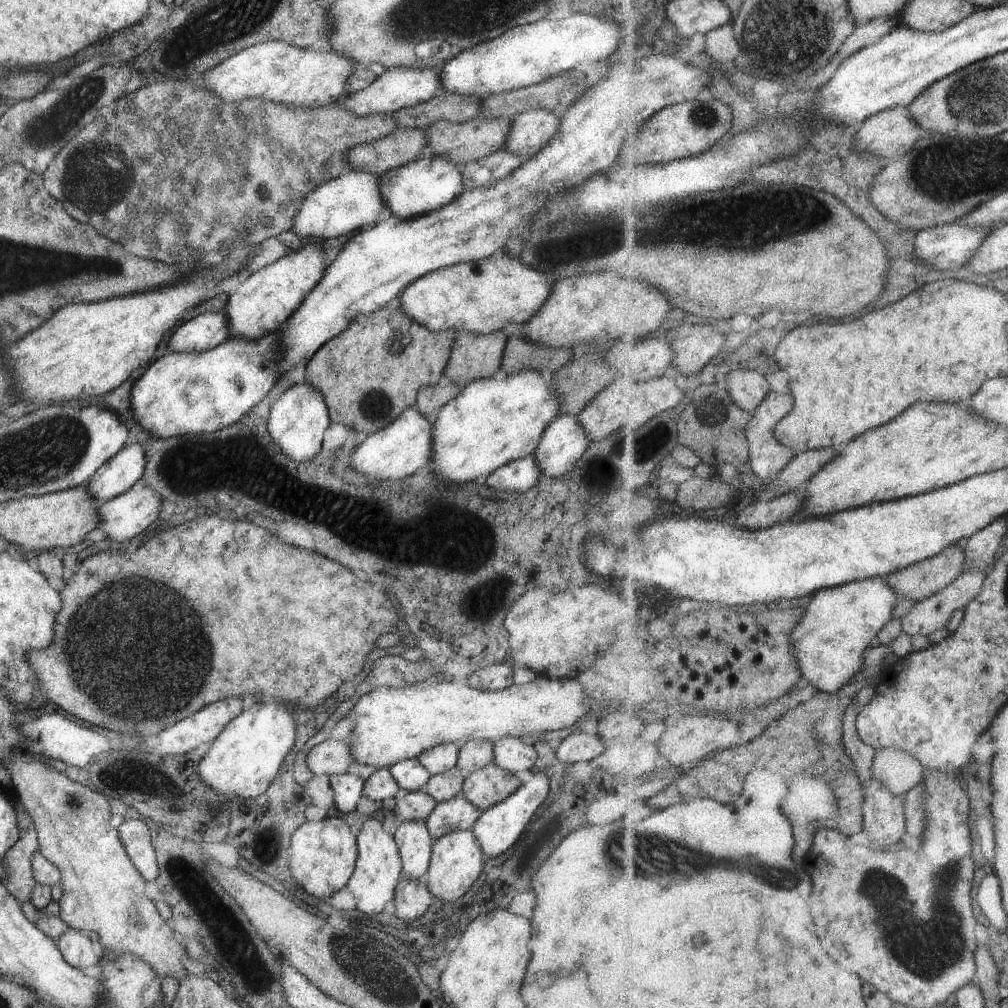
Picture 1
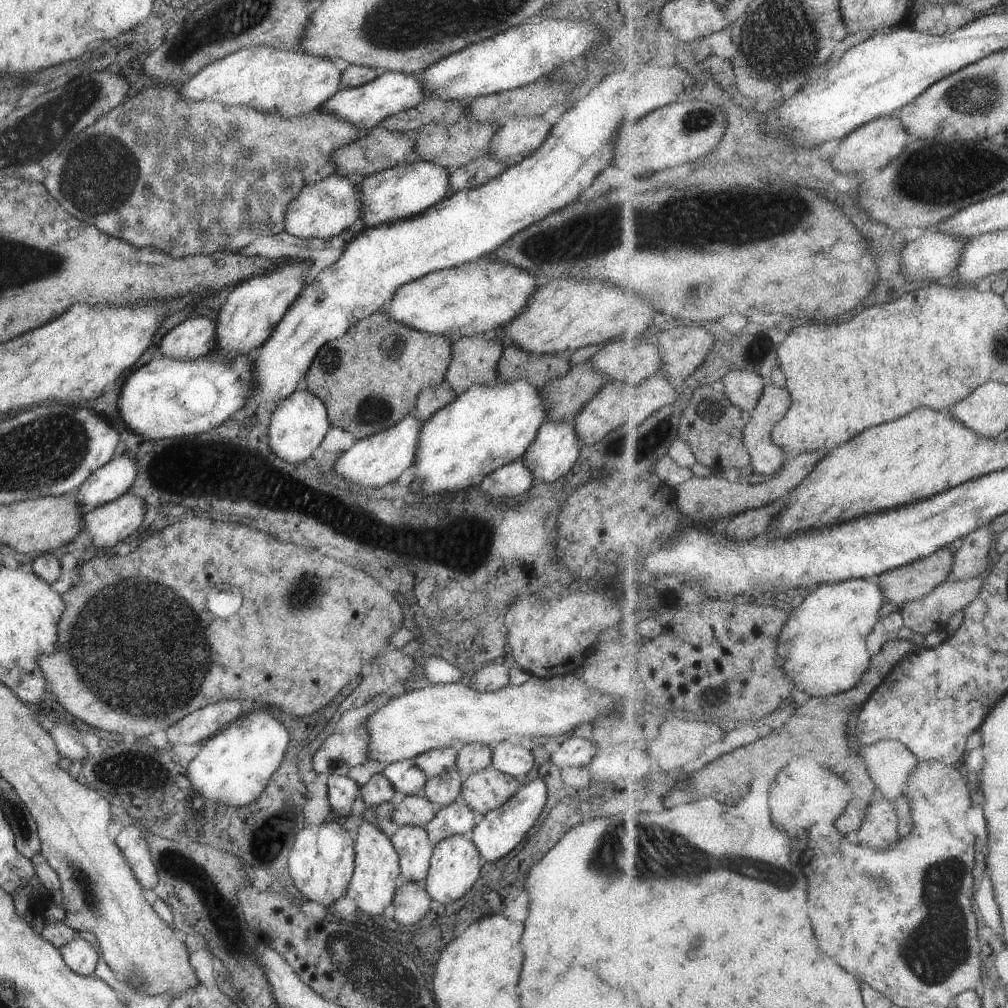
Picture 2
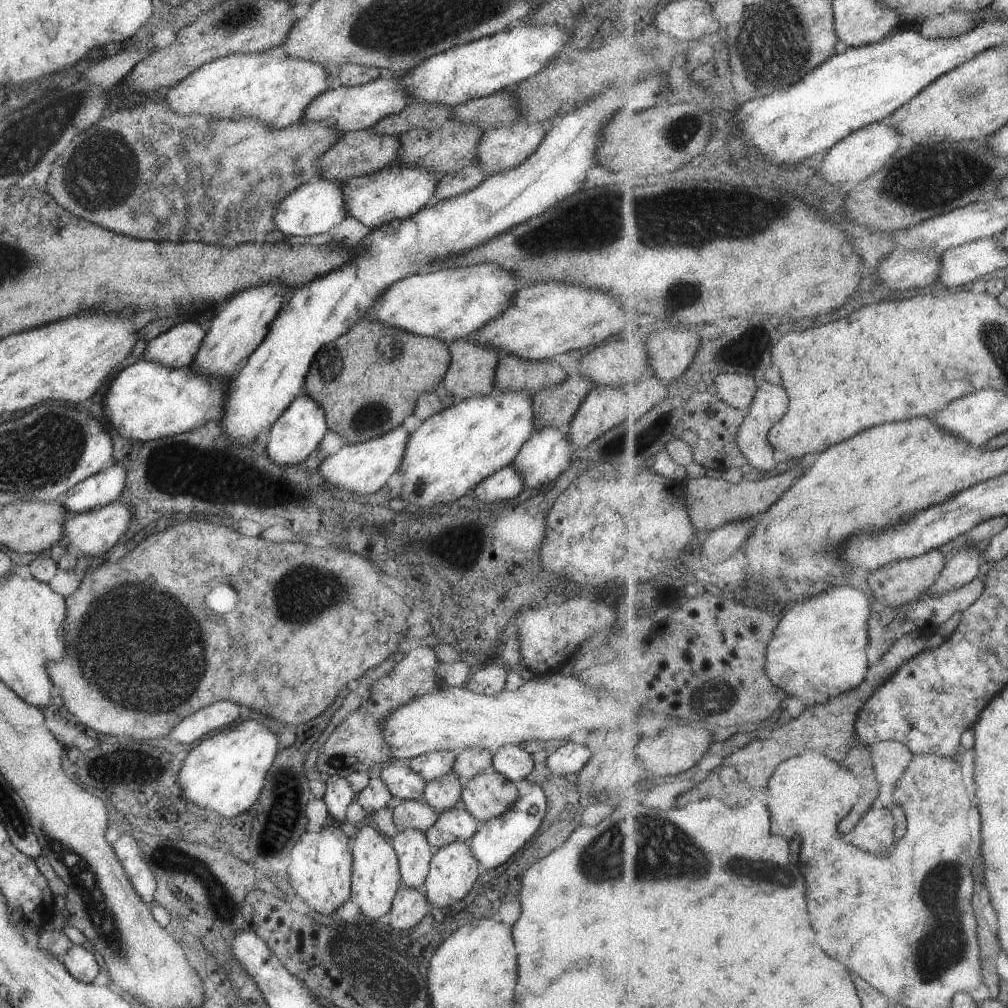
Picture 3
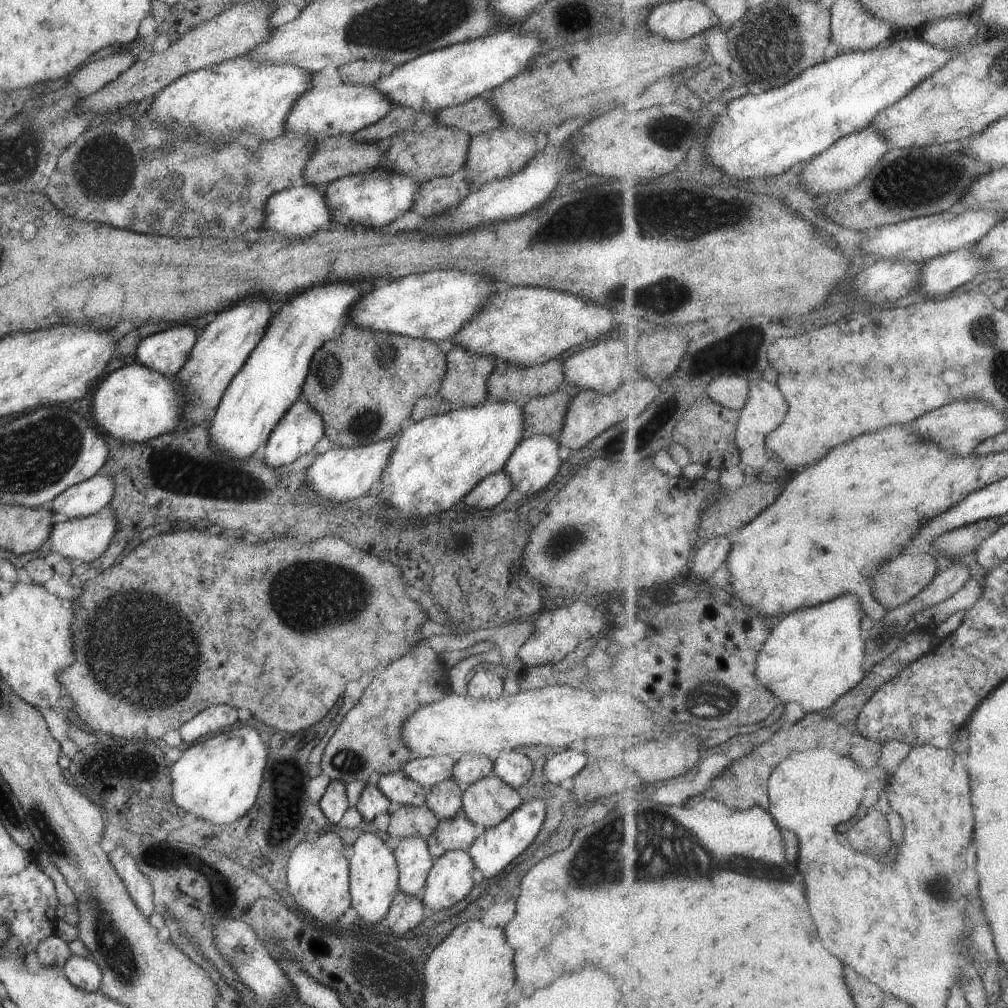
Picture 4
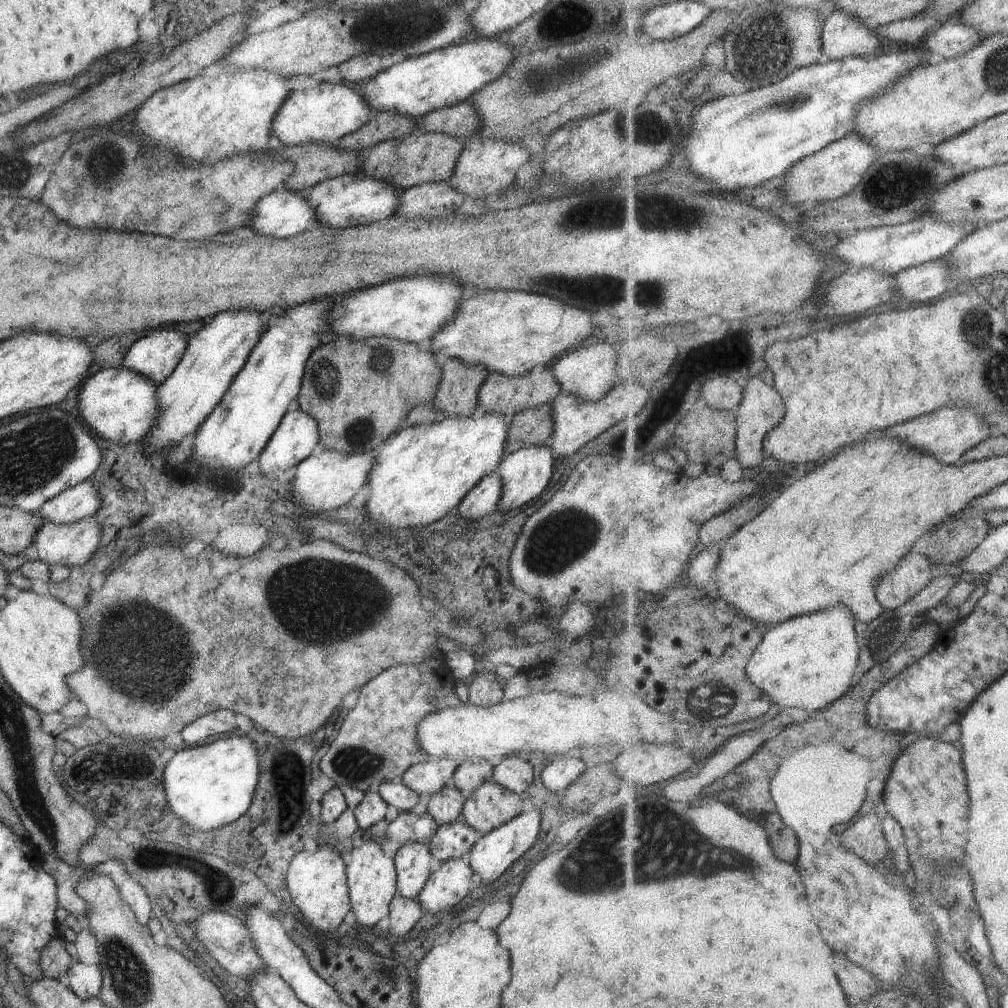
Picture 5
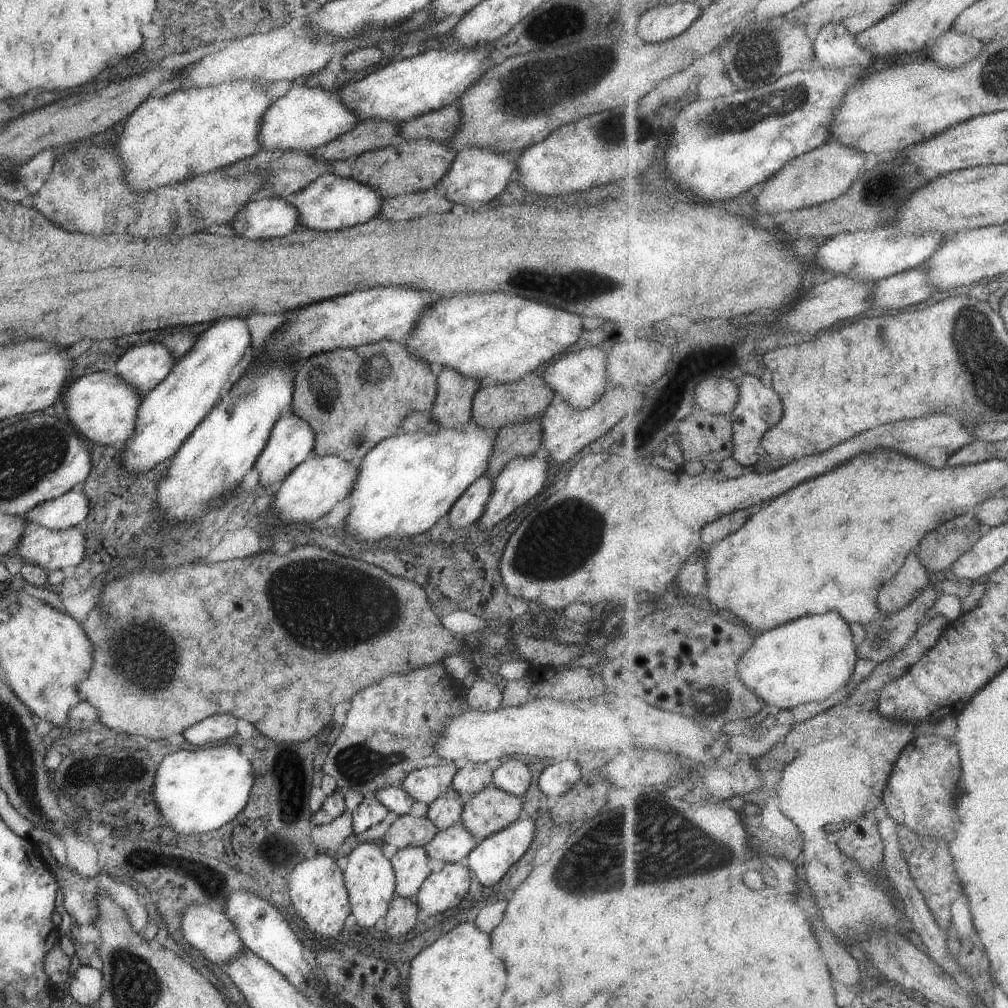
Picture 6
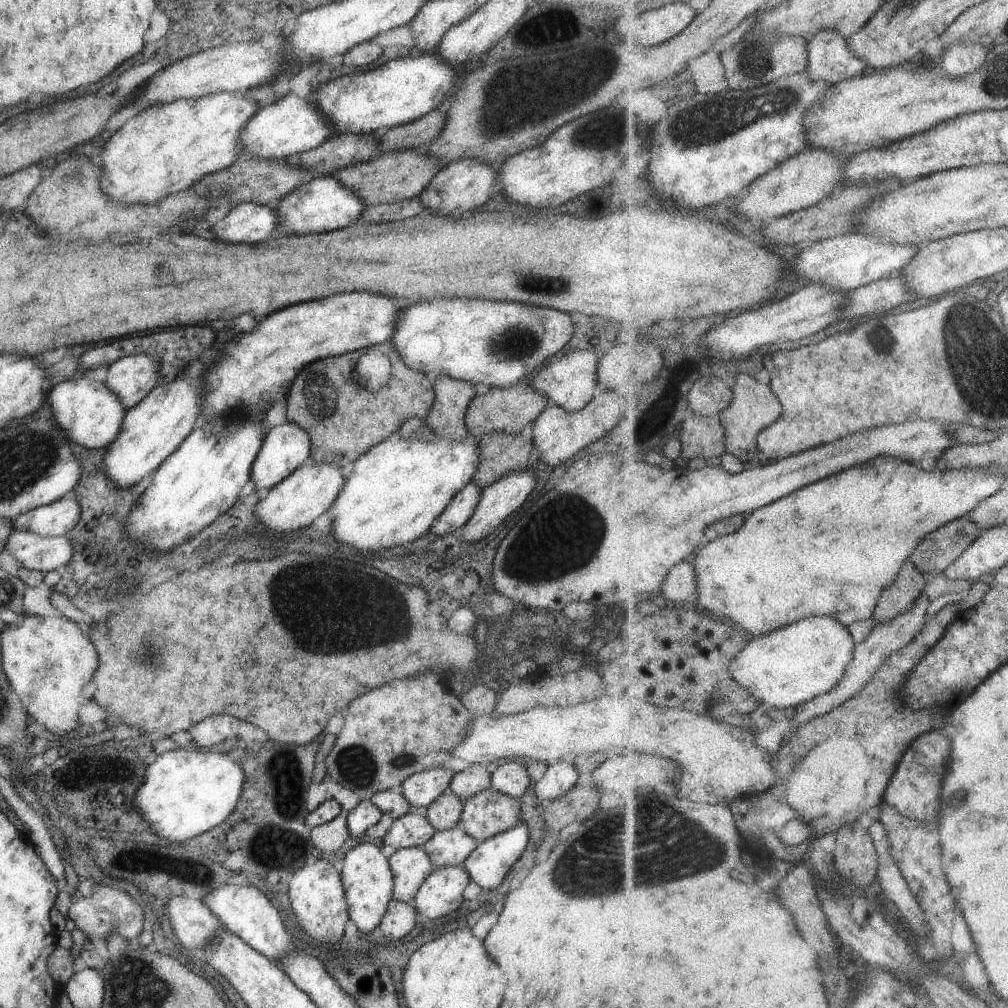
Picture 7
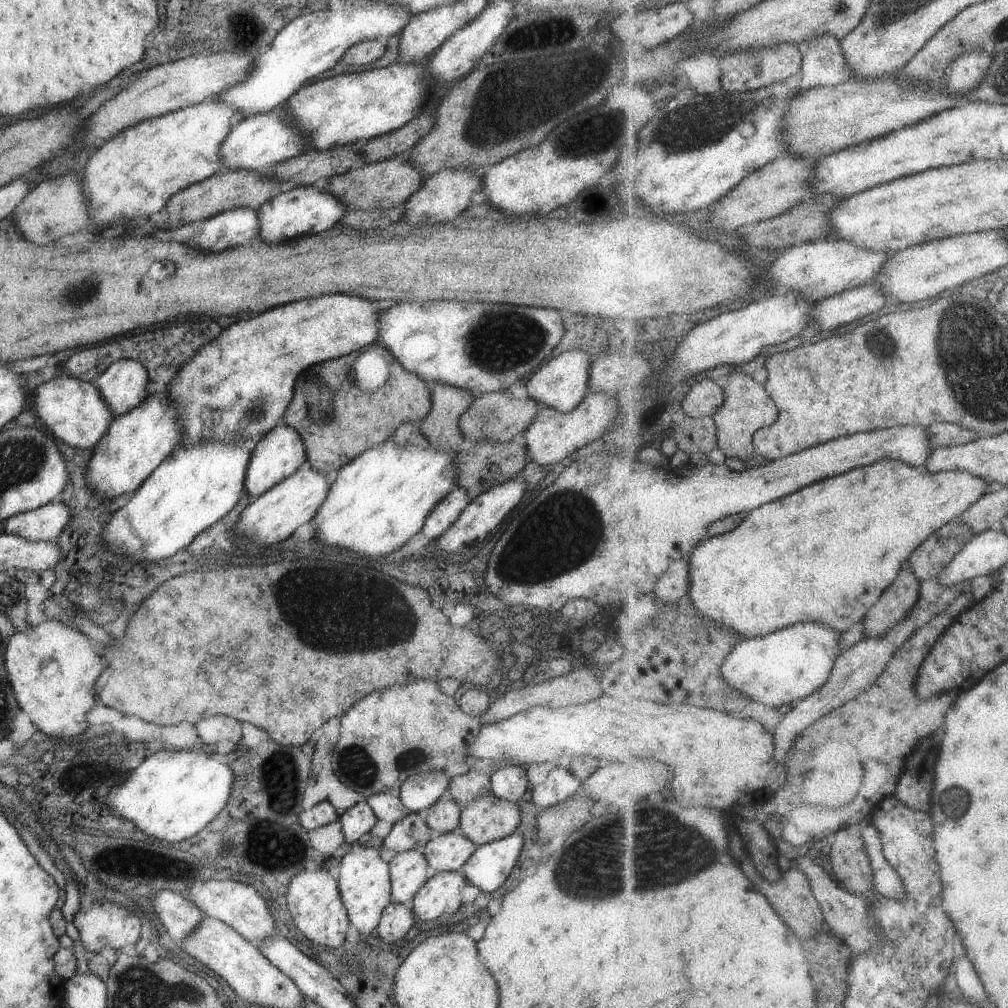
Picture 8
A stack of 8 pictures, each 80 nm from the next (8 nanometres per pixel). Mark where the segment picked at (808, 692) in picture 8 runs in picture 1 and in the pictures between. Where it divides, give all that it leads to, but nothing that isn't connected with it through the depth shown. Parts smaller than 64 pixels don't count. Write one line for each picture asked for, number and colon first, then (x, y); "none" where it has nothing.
1: (835, 633)
2: (822, 648)
3: (819, 652)
4: (814, 656)
5: (808, 662)
6: (811, 660)
7: (788, 667)

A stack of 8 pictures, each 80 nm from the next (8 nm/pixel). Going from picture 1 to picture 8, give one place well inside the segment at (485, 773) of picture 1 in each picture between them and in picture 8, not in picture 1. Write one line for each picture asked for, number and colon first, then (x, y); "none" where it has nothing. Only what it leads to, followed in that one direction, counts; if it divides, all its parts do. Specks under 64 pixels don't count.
2: (482, 791)
3: (487, 794)
4: (488, 800)
5: (488, 806)
6: (489, 810)
7: (487, 813)
8: (487, 818)

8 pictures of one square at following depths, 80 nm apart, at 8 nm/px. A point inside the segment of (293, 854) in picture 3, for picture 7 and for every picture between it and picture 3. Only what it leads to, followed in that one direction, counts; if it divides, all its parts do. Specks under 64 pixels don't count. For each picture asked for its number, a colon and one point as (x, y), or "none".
4: (317, 875)
5: (315, 879)
6: (315, 886)
7: (316, 894)

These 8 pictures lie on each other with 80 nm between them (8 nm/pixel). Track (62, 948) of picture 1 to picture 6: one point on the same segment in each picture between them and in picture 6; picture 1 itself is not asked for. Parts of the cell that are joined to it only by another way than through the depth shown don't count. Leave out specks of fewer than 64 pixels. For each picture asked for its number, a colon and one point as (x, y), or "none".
2: (79, 955)
3: (82, 965)
4: (81, 972)
5: (83, 980)
6: (84, 986)

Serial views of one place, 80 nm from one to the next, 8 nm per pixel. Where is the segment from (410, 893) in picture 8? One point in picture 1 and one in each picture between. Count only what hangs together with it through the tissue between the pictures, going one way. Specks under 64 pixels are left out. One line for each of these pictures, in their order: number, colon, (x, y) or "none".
1: (414, 844)
2: (413, 848)
3: (413, 853)
4: (412, 856)
5: (411, 861)
6: (409, 864)
7: (409, 866)

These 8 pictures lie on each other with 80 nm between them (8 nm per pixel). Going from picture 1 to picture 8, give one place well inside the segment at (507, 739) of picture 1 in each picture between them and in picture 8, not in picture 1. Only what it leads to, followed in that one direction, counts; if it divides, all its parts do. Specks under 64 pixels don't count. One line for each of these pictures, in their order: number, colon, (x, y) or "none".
2: (509, 757)
3: (514, 763)
4: (514, 768)
5: (515, 774)
6: (512, 776)
7: (510, 779)
8: (509, 783)

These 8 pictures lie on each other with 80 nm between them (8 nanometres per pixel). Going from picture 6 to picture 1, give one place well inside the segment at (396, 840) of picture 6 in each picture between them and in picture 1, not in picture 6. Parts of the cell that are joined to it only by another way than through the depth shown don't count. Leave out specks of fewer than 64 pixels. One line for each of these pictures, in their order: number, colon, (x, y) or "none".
1: (416, 805)
2: (415, 810)
3: (414, 814)
4: (407, 820)
5: (406, 827)

